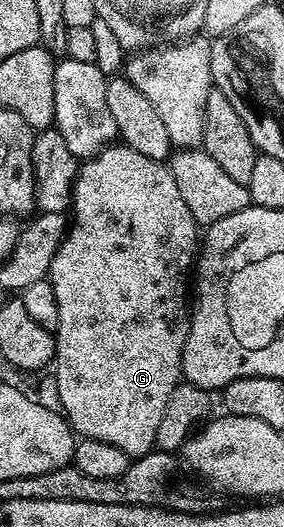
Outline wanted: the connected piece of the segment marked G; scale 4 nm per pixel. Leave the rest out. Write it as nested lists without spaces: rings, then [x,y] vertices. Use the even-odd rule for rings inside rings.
[[[113,142],[108,147],[98,153],[97,156],[87,157],[77,167],[76,180],[72,184],[72,200],[70,203],[70,227],[65,235],[63,242],[58,246],[58,250],[54,254],[46,279],[52,283],[54,290],[54,298],[58,298],[58,322],[54,329],[56,338],[56,359],[54,361],[54,369],[56,368],[56,396],[60,399],[59,407],[62,409],[63,415],[72,426],[72,431],[77,437],[86,440],[97,440],[98,442],[110,442],[110,446],[118,446],[118,450],[126,450],[126,454],[133,458],[139,458],[146,455],[147,452],[156,448],[156,439],[158,438],[158,426],[162,423],[162,414],[166,414],[166,402],[170,402],[170,394],[174,394],[177,384],[182,380],[182,350],[186,346],[186,338],[188,337],[188,322],[190,319],[190,284],[184,281],[184,275],[189,275],[190,269],[193,267],[194,261],[198,256],[198,236],[196,240],[196,231],[198,225],[196,220],[190,214],[190,210],[186,207],[186,202],[182,202],[182,194],[178,194],[178,185],[175,184],[172,172],[168,168],[167,163],[155,160],[154,158],[146,158],[146,154],[138,154],[138,150],[129,148],[123,142]]]

